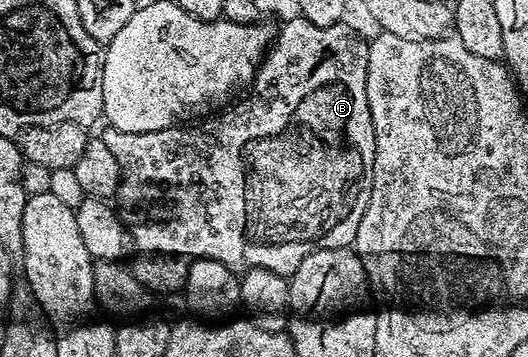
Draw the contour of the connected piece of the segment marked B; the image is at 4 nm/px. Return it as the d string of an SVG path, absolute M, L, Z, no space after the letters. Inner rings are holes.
M302 16L281 22L282 30L279 33L277 30L245 96L237 103L231 104L225 111L203 120L206 121L203 125L187 124L185 127L144 131L143 133L125 133L109 127L103 128L104 131L101 130L102 141L108 143L108 151L112 151L112 155L116 155L116 163L120 163L122 182L116 194L116 208L118 216L122 218L122 224L126 227L129 240L132 242L133 252L134 249L138 252L134 257L134 265L132 264L134 278L147 291L154 292L155 289L158 293L170 293L173 289L181 290L186 273L190 270L191 259L200 257L216 259L235 271L243 267L267 269L276 271L276 275L289 279L293 277L296 267L300 267L300 263L304 263L304 259L312 255L312 251L344 249L353 246L356 231L360 227L360 219L364 219L364 211L372 195L376 135L372 127L372 111L368 107L368 87L366 86L370 46L365 40L362 42L358 38L358 33L352 26L346 24L316 27L316 23L308 23L308 19Z

